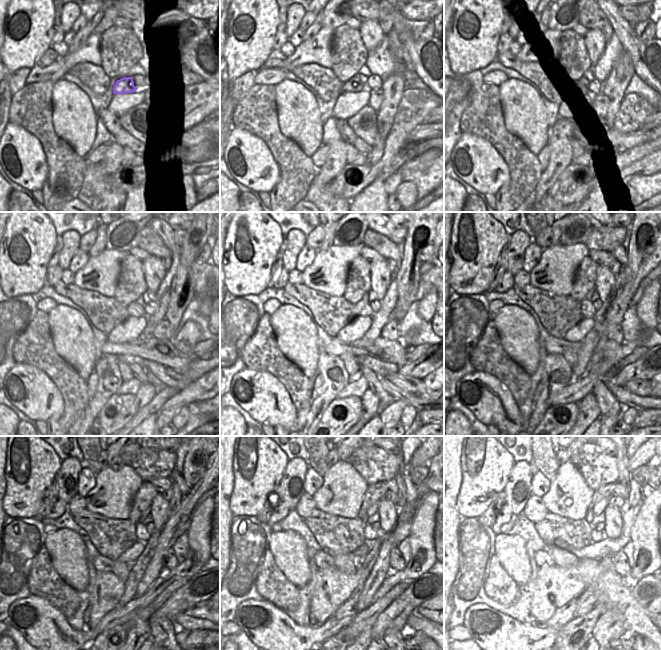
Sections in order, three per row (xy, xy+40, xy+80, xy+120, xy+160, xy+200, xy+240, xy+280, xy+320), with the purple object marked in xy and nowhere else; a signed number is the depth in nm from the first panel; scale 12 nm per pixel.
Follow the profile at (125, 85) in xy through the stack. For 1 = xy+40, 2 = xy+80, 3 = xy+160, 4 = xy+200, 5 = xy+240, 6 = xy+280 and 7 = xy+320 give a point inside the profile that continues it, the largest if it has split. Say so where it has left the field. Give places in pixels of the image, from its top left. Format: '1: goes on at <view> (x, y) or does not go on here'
1: goes on at xy+40 (353, 85)
2: goes on at xy+80 (582, 84)
3: goes on at xy+160 (362, 309)
4: goes on at xy+200 (588, 311)
5: goes on at xy+240 (140, 529)
6: goes on at xy+280 (370, 535)
7: goes on at xy+320 (596, 535)

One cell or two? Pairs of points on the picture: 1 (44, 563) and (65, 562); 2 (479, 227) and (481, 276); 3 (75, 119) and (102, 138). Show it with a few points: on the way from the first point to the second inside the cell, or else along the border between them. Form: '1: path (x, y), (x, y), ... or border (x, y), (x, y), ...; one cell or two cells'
1: border (45, 545), (55, 571), (66, 582); two cells
2: path (479, 239), (480, 264); one cell
3: border (98, 118), (94, 142), (85, 155); two cells

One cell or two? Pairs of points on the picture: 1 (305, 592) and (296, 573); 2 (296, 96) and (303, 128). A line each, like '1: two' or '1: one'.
1: two
2: one

